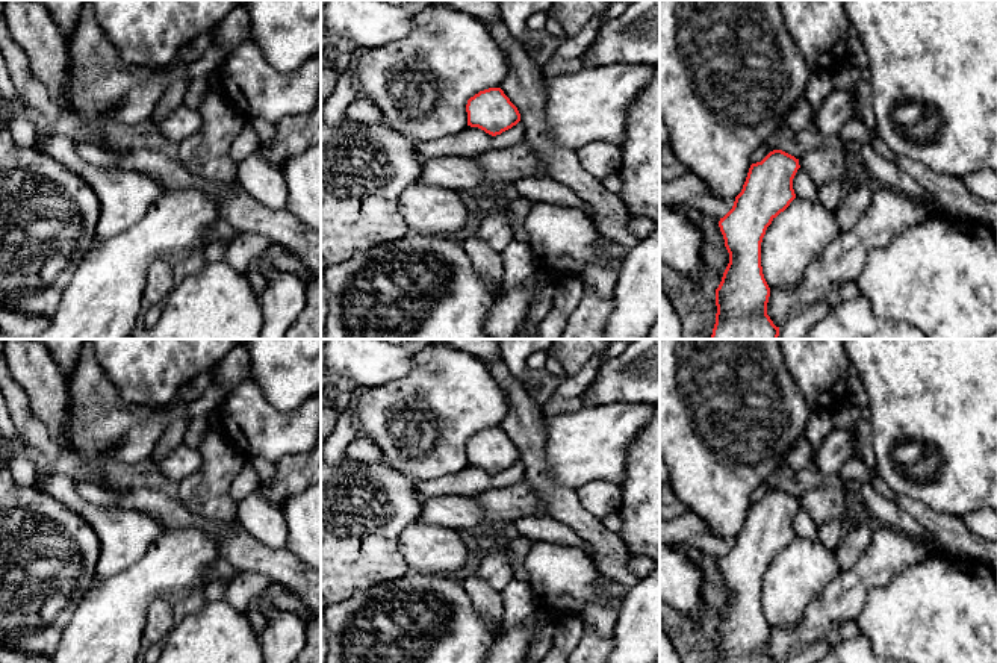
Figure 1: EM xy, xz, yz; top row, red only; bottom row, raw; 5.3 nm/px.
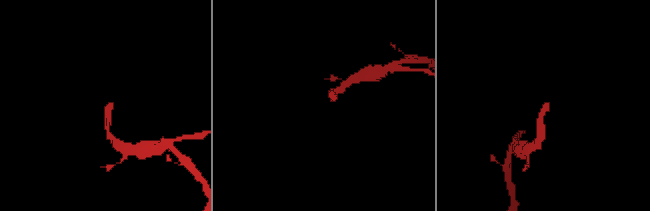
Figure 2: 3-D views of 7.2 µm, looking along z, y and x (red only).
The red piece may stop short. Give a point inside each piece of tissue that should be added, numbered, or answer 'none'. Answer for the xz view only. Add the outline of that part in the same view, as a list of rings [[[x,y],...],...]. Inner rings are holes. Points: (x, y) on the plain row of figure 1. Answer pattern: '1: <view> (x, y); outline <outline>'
none

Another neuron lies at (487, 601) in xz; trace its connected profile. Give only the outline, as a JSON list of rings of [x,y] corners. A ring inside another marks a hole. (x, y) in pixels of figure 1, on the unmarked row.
[[[475,572],[467,575],[463,580],[464,589],[469,593],[477,612],[490,619],[490,624],[495,630],[502,628],[502,602],[501,593],[490,587],[483,578],[480,578]]]

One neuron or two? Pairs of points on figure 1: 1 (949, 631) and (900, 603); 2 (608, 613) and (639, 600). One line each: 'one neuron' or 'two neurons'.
1: one neuron
2: two neurons

